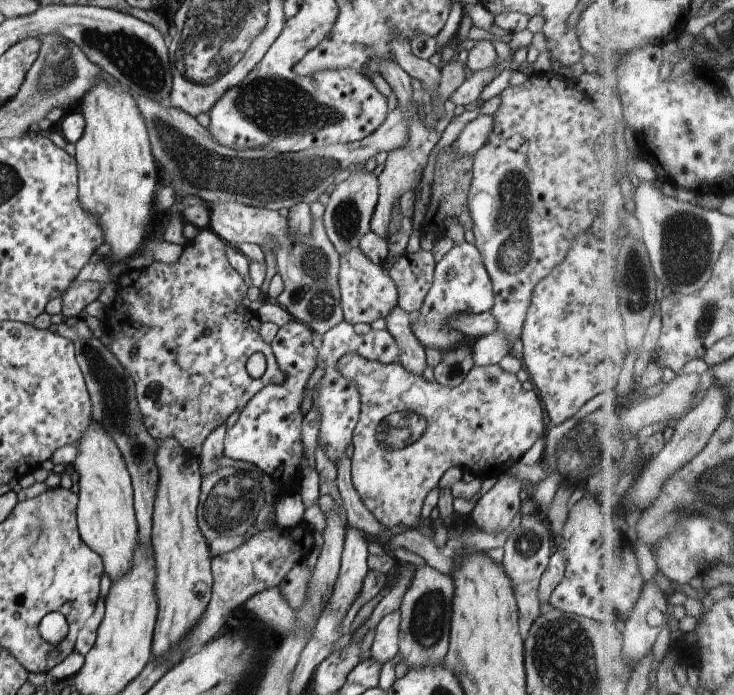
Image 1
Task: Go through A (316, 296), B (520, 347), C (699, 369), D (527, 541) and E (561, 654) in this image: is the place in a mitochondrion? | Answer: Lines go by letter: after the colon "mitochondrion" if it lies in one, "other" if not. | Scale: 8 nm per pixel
A: mitochondrion
B: other
C: other
D: mitochondrion
E: mitochondrion

